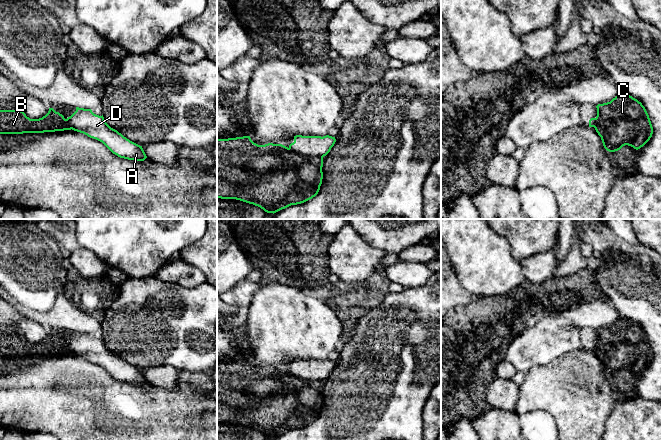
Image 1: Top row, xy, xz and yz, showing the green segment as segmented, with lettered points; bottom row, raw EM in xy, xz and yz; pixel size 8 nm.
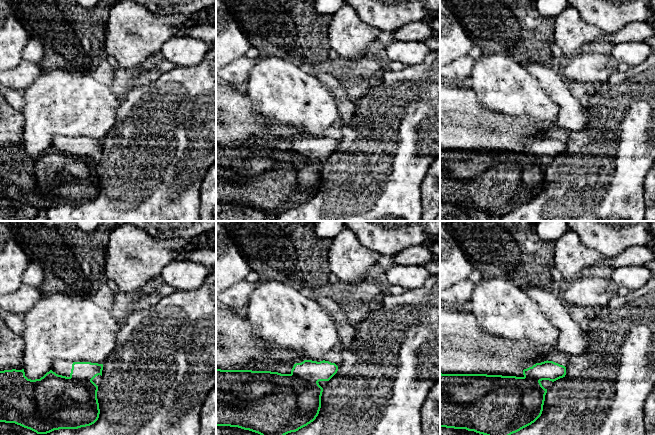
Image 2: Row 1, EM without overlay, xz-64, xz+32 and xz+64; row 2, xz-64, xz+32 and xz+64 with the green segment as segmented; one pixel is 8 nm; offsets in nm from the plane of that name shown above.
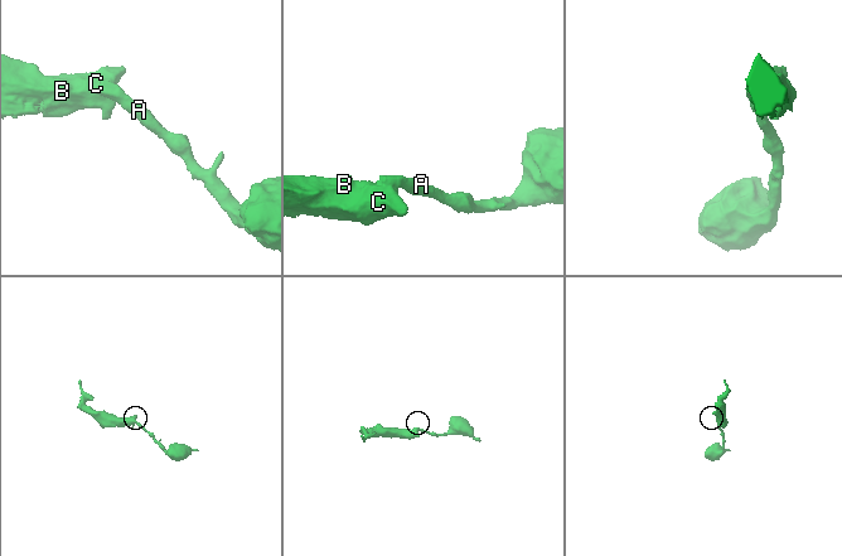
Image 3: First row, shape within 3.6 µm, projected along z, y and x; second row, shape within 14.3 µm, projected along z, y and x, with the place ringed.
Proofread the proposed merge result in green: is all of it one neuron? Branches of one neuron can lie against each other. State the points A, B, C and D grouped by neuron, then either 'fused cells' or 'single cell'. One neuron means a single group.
groups A D / B C; fused cells

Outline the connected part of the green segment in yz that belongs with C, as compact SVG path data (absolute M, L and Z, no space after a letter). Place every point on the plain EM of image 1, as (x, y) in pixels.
M619 317L610 326L598 328L595 354L609 376L628 369L638 374L652 361L649 339L637 323Z

